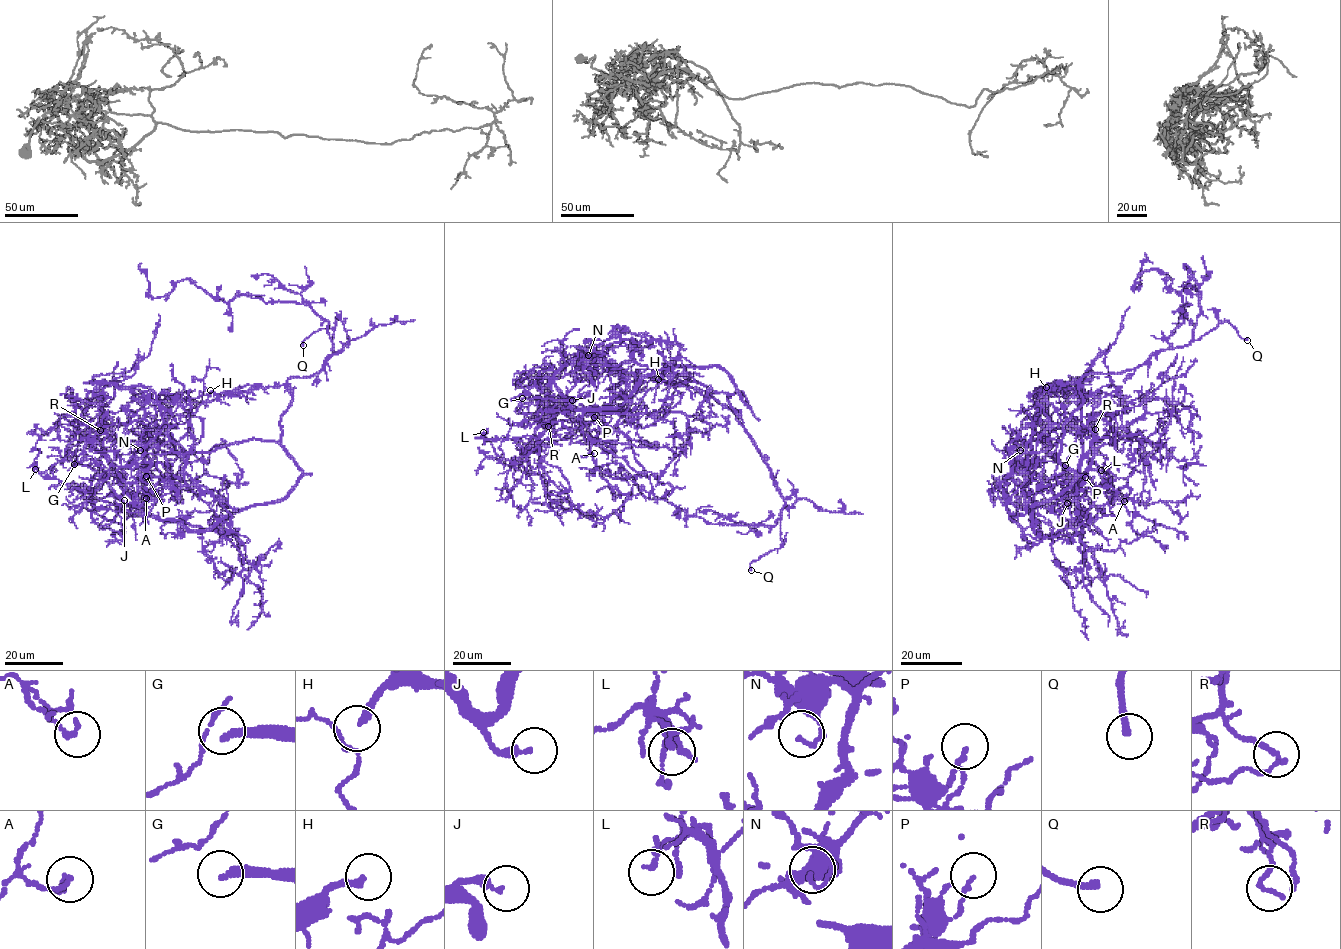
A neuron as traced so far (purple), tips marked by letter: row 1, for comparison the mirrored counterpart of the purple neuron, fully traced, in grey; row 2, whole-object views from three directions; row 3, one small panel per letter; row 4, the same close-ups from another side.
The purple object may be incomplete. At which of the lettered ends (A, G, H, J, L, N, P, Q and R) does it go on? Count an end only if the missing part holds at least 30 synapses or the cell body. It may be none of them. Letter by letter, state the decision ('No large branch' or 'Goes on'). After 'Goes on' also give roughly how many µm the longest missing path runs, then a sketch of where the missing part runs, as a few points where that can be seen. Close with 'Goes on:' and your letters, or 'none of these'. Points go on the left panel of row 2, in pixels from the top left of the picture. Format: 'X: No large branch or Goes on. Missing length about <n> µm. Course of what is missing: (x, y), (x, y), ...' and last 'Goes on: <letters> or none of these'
A: No large branch
G: Goes on. Missing length about 45 µm. Course of what is missing: (74, 464), (48, 468), (24, 489), (18, 489), (11, 496), (5, 505), (7, 536)
H: Goes on. Missing length about 8 µm
J: No large branch
L: No large branch
N: No large branch
P: No large branch
Q: No large branch
R: No large branch
Goes on: G, H

